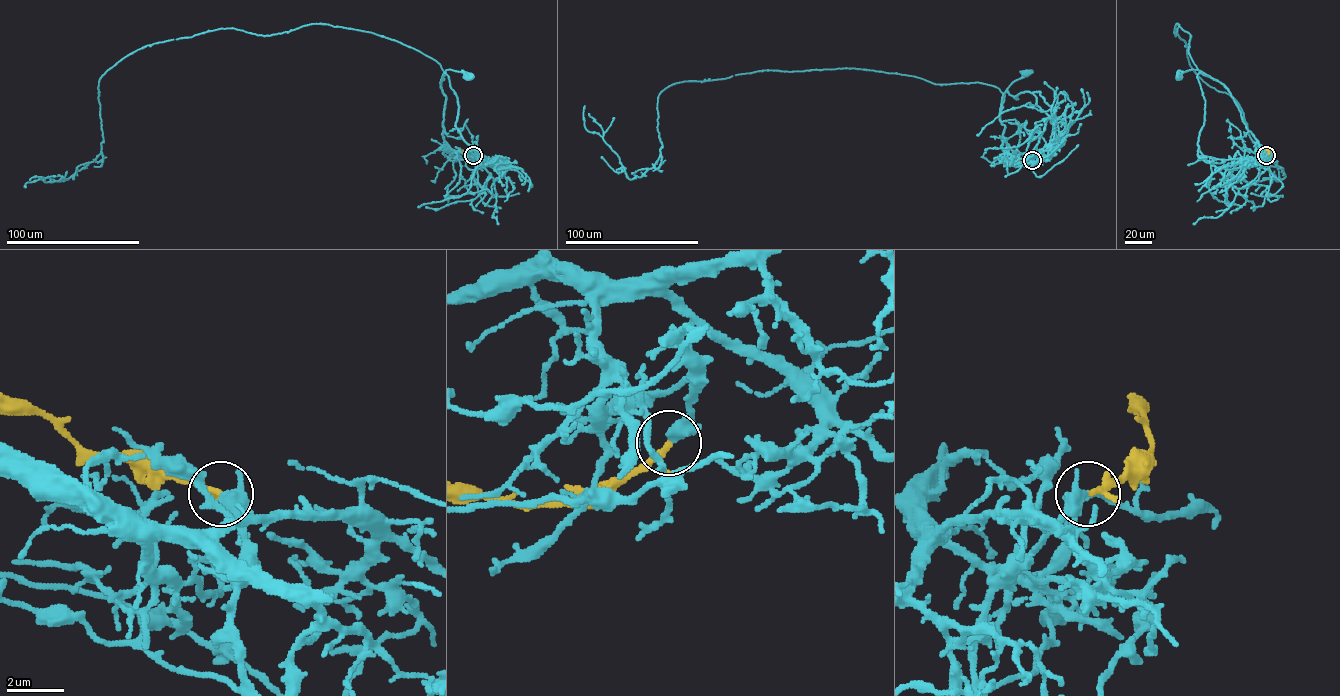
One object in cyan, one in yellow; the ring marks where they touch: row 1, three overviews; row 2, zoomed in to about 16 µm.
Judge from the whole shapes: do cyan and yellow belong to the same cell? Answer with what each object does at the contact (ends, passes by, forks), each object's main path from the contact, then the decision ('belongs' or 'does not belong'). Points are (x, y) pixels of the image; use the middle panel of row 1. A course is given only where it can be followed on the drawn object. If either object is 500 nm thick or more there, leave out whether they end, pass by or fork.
cyan runs (1032, 160), (1033, 156), (1027, 153), (1012, 155), (1003, 151), (1005, 126), (1000, 118), (1005, 91), (1027, 73); yellow runs (1032, 160), (1024, 163), (1017, 160); belongs

